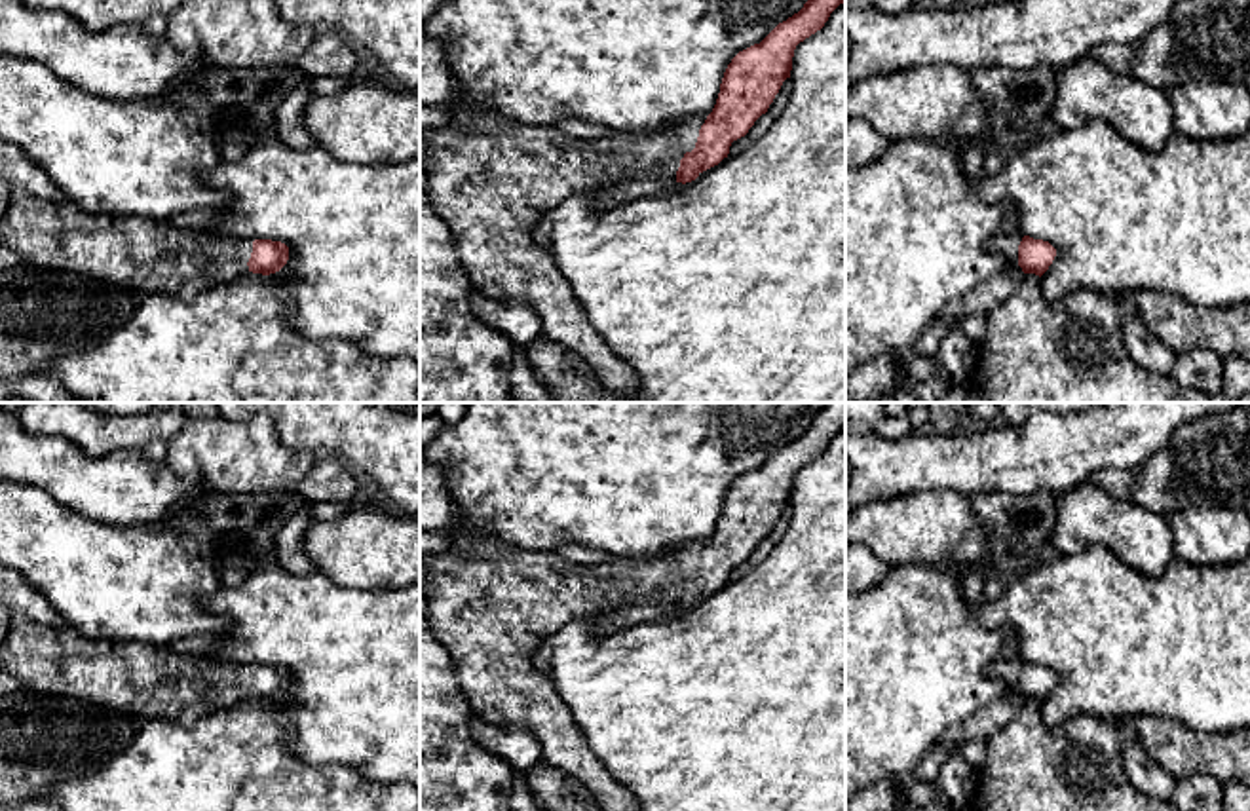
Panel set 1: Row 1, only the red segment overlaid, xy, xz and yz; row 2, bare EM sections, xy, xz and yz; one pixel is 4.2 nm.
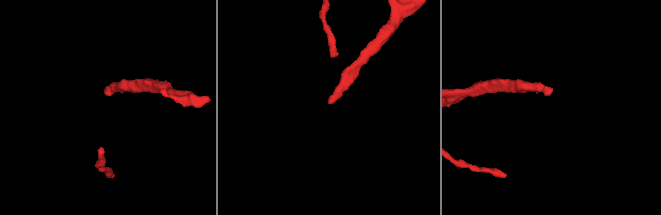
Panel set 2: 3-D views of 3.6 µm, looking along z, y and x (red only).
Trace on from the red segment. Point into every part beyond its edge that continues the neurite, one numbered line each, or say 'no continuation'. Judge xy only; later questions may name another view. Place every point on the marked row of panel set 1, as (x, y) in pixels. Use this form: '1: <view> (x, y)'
1: xy (42, 226)

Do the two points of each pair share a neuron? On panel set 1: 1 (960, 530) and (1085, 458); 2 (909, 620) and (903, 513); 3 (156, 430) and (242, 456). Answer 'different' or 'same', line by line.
1: different
2: different
3: different

